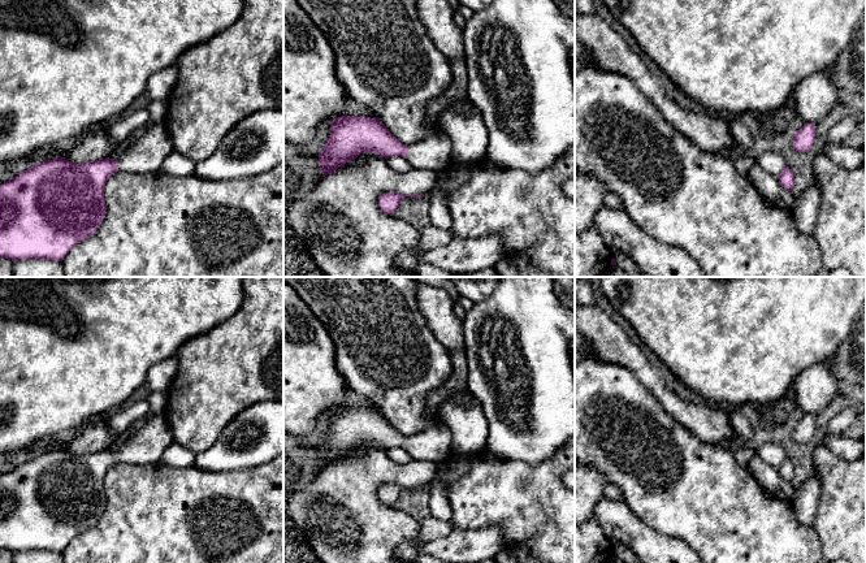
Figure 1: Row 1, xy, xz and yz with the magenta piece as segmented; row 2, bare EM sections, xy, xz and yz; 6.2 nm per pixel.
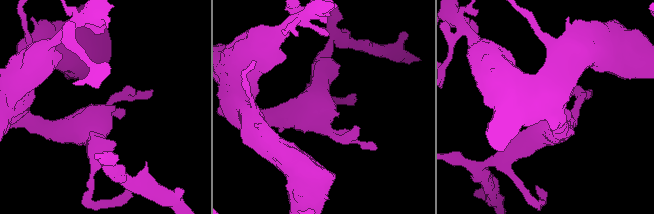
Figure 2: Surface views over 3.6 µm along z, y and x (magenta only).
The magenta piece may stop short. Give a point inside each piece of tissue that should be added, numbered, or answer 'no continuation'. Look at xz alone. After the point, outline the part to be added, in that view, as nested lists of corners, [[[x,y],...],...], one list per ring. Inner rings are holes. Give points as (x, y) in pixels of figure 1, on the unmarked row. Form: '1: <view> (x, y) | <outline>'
1: xz (436, 444) | [[[440,423],[416,436],[410,437],[407,452],[415,460],[443,462],[453,452],[453,433]]]

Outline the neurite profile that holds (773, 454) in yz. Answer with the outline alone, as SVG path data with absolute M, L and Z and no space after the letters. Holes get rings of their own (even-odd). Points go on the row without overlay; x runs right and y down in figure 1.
M765 443L758 449L758 452L765 463L776 468L784 458L783 447L778 443Z

